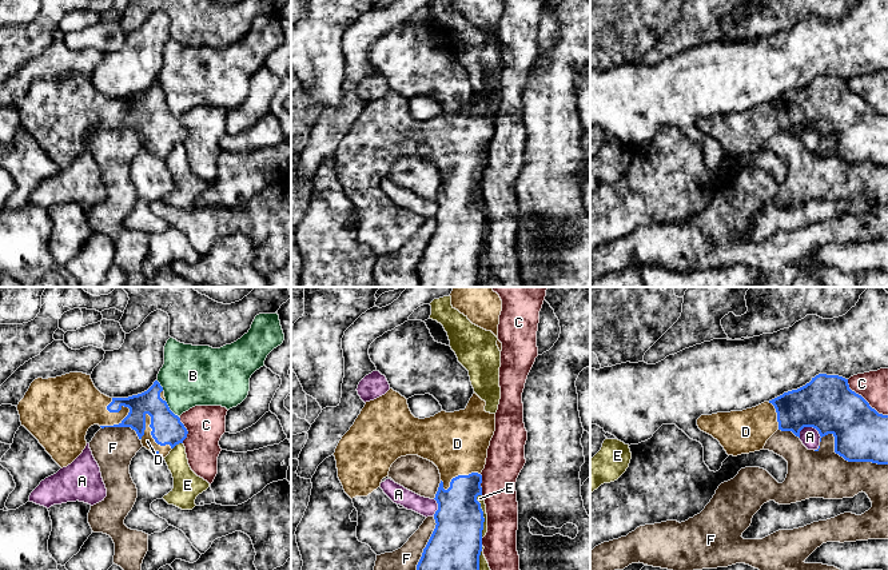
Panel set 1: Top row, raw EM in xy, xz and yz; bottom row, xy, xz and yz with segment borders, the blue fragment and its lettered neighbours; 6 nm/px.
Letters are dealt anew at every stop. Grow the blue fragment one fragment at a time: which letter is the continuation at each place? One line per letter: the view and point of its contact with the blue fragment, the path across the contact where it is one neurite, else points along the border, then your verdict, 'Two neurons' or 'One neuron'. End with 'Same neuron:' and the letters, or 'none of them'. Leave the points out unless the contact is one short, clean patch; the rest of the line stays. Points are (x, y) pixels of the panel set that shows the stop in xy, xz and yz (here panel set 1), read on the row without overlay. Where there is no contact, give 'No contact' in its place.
A: Touches blue at yz (813, 128). Two neurons
B: Touches blue at xy (168, 110). Boundary: xy (164, 102), (178, 118). Two neurons
C: Touches blue at yz (864, 100). Two neurons
D: Touches blue at xy (151, 135). One neuron
E: Touches blue at xz (482, 216). Two neurons
F: Touches blue at yz (847, 160). Two neurons
Same neuron: D

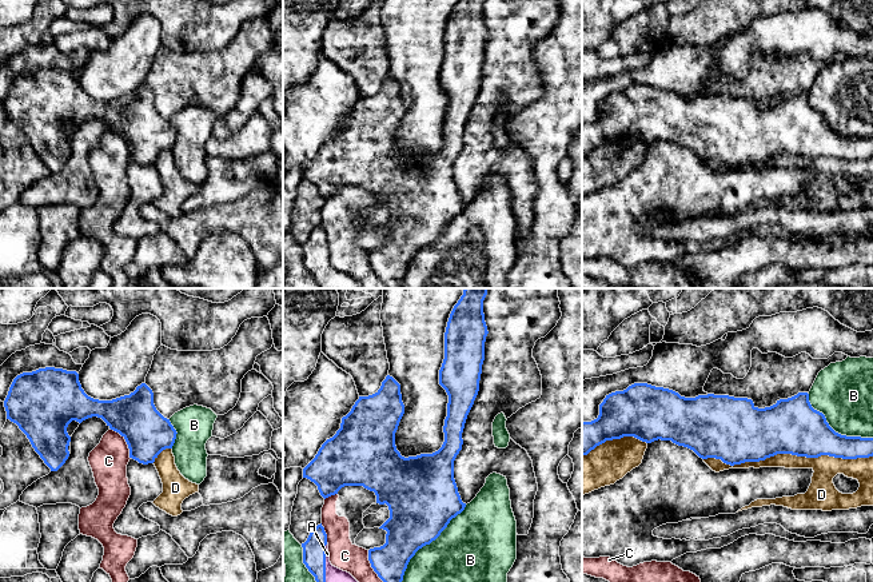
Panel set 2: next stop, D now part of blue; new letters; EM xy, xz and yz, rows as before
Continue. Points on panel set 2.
A: Touches blue at xz (325, 266). Two neurons
B: Touches blue at xz (426, 244). Two neurons
C: Touches blue at xy (126, 142). Two neurons
D: Touches blue at yz (788, 154). Two neurons
Same neuron: none of them

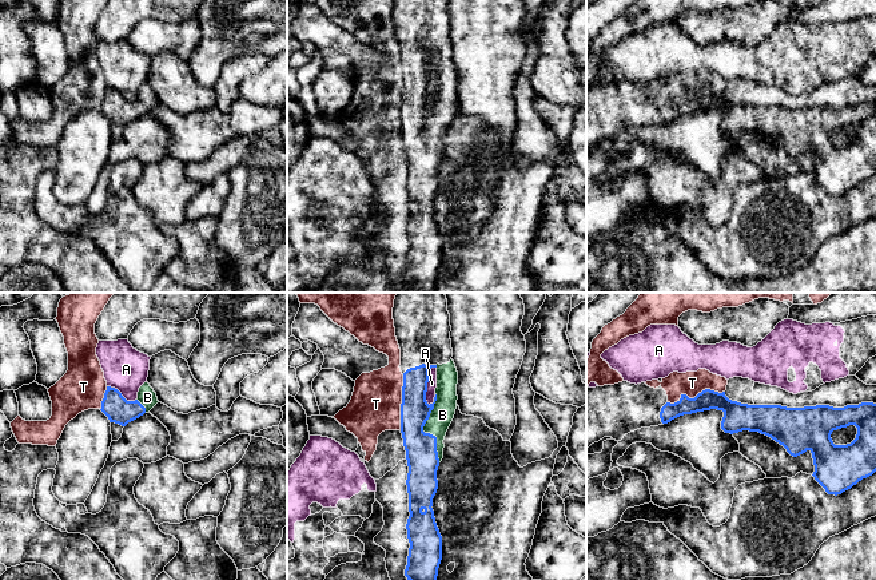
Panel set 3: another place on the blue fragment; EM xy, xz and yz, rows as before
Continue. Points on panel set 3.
A: Touches blue at xz (426, 86). Two neurons
B: Touches blue at xz (422, 131). One neuron
T: Touches blue at yz (697, 95). Boundary: yz (724, 91), (703, 90), (693, 98), (683, 95), (668, 103). Two neurons
Same neuron: B

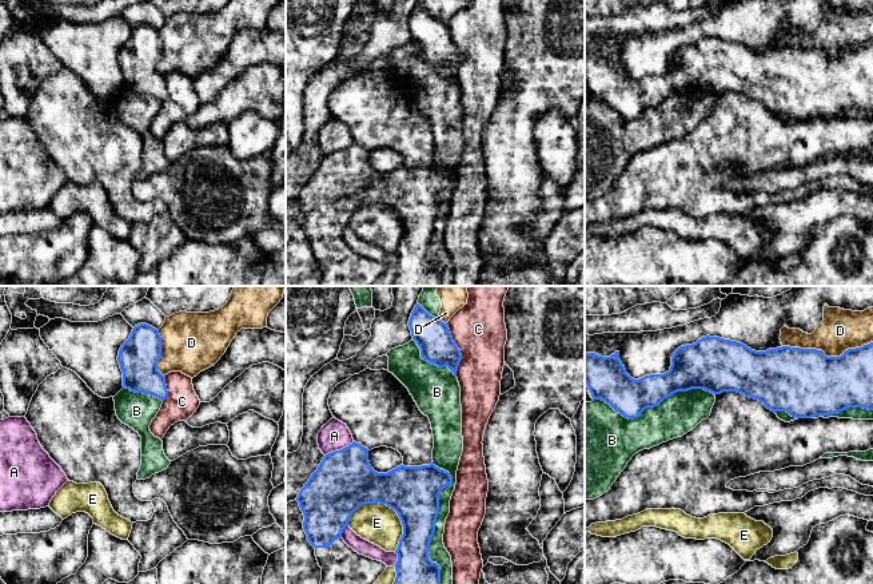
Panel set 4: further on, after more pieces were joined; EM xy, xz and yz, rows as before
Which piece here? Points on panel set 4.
A: Touches blue at xz (341, 150). Two neurons
B: Touches blue at xz (435, 221). Two neurons
C: Touches blue at xz (458, 50). Two neurons
D: Touches blue at yz (825, 56). Two neurons
E: Touches blue at xz (398, 215). Two neurons
Same neuron: none of them

